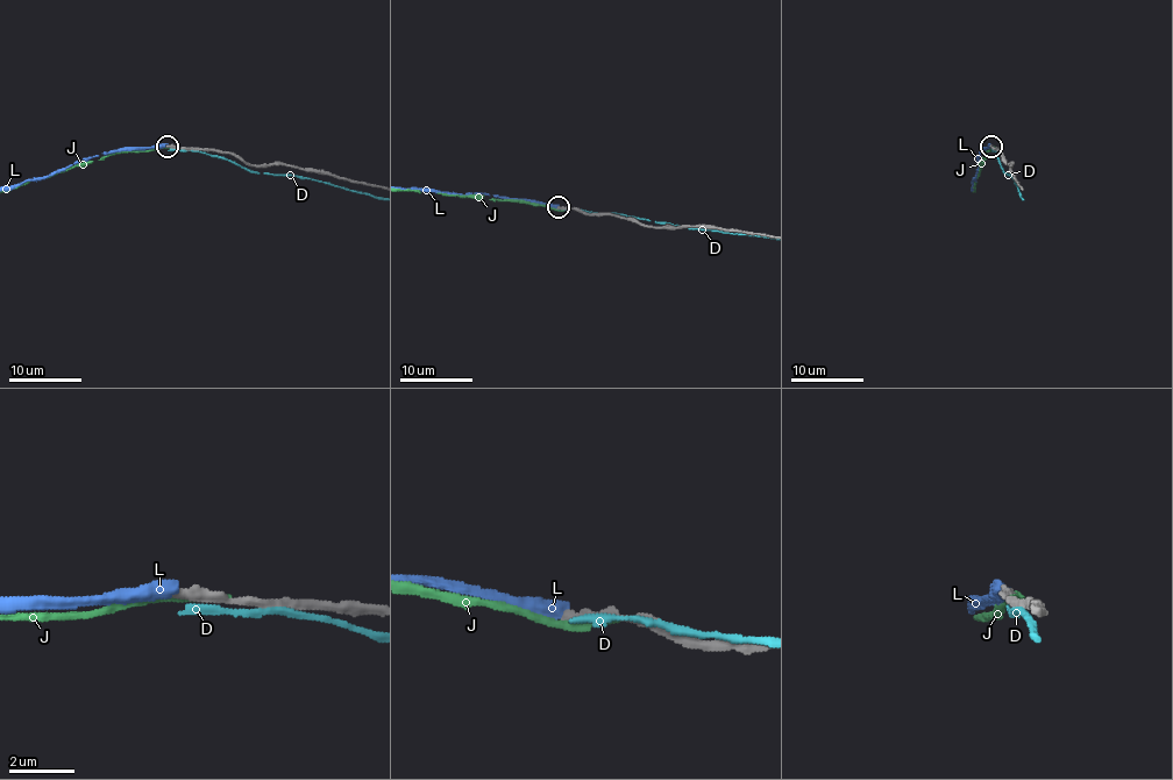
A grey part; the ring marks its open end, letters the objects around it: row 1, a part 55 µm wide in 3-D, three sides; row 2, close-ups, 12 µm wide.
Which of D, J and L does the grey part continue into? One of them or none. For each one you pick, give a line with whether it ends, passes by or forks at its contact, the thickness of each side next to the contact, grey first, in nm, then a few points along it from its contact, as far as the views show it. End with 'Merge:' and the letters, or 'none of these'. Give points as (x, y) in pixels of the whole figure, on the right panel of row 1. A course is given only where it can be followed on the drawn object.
L: it ends there; 320 nm thick on the grey side, 480 nm on the other
Merge: L

